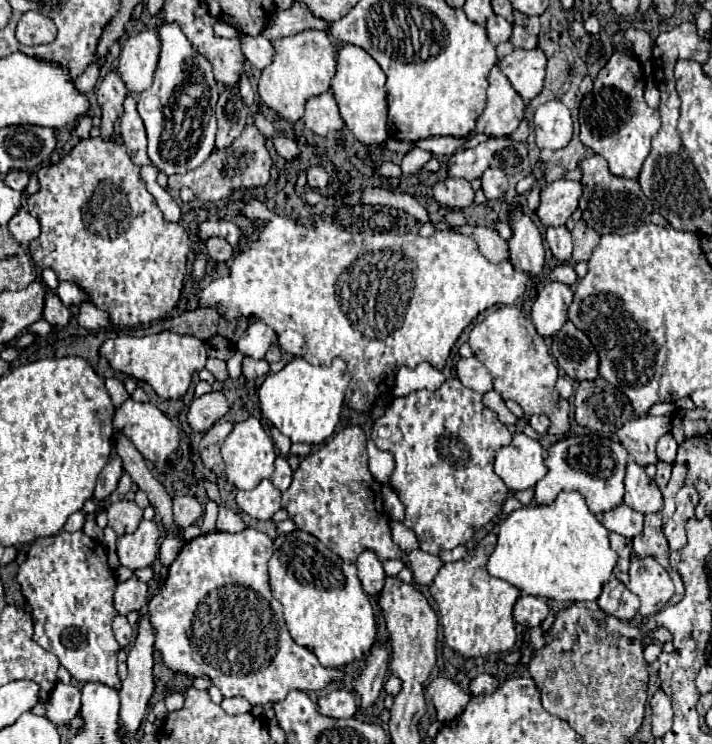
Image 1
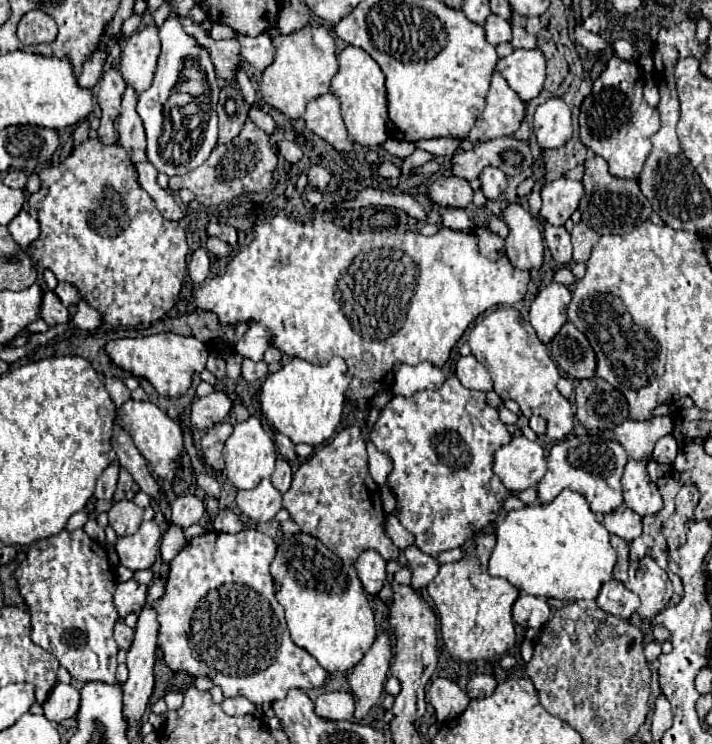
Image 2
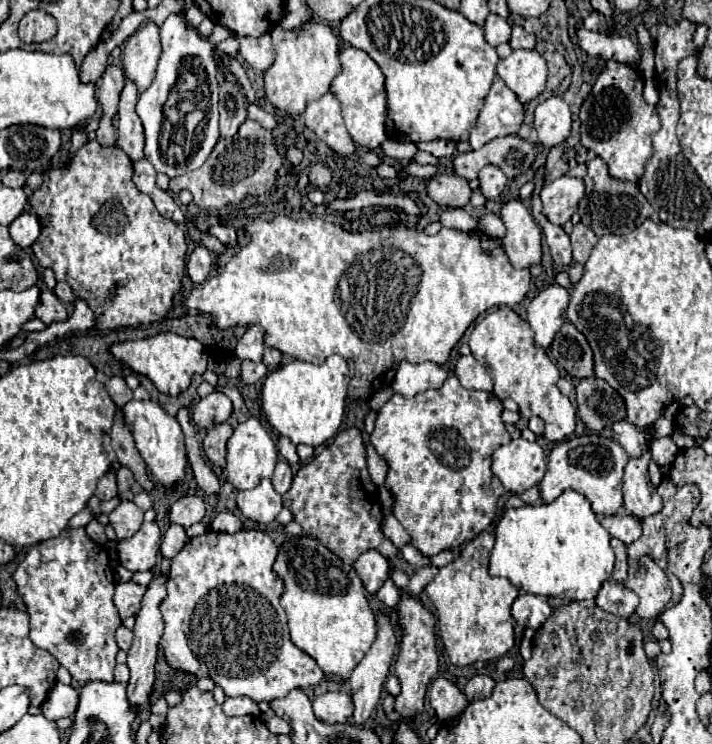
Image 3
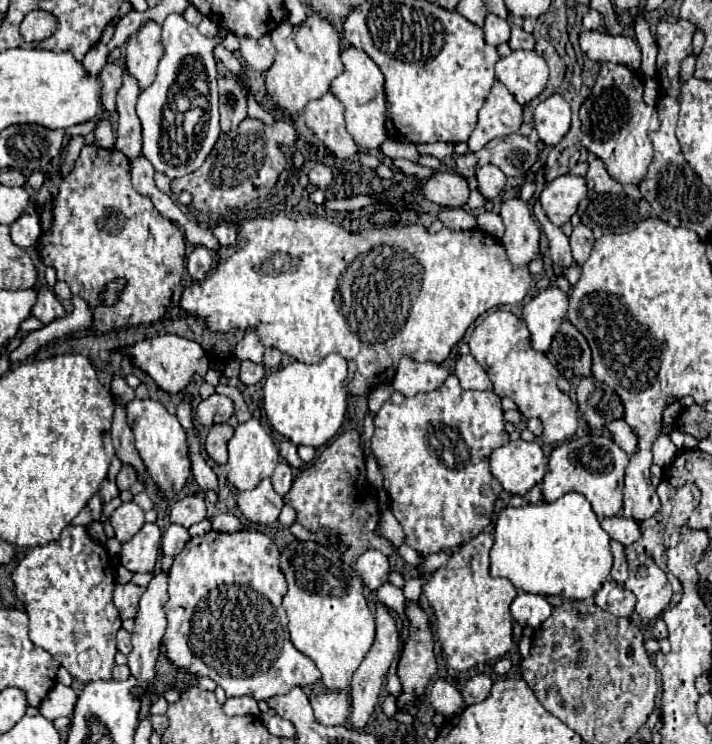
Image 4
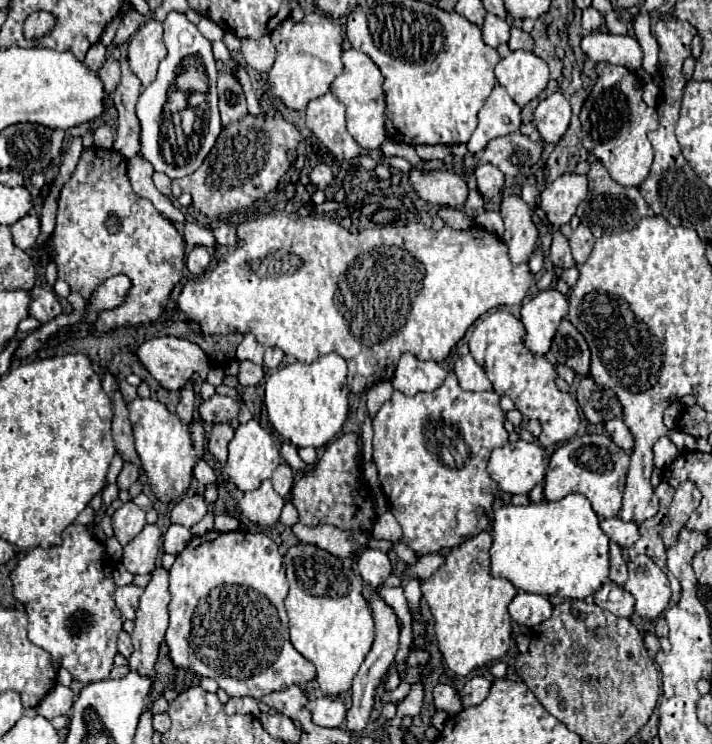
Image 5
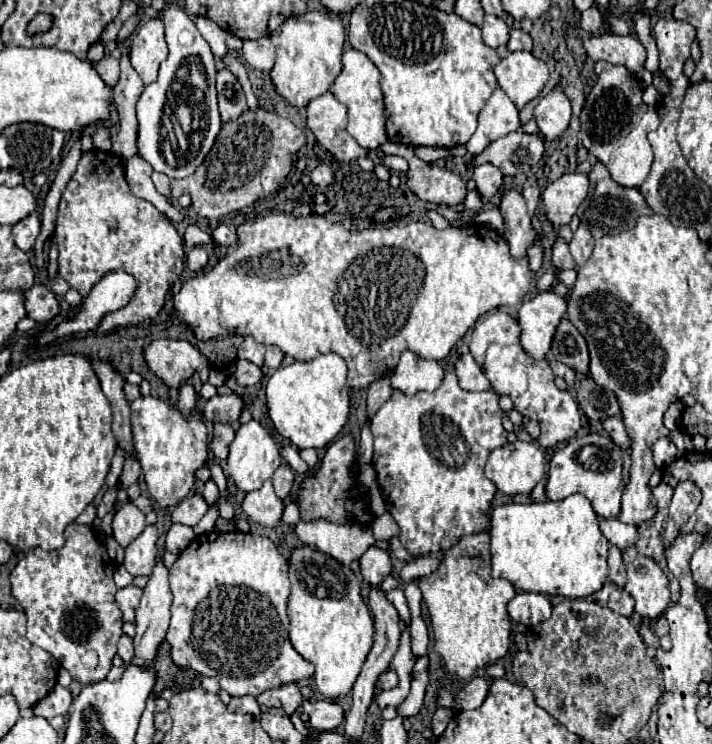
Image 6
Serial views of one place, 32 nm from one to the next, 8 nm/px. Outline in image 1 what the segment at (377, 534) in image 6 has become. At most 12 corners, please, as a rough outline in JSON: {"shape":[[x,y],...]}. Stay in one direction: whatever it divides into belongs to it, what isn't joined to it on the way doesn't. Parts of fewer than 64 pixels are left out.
{"shape":[[392,520],[392,540],[408,554],[416,550],[416,534]]}

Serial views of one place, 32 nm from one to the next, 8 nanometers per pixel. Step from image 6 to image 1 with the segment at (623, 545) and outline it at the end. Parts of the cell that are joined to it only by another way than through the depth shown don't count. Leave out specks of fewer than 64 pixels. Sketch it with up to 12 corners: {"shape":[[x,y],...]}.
{"shape":[[620,504],[602,514],[606,530],[634,538],[644,514]]}

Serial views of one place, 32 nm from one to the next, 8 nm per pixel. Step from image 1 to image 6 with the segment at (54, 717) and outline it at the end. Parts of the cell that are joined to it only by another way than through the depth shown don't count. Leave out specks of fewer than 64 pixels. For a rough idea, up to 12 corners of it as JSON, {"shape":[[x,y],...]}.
{"shape":[[60,684],[48,692],[34,714],[46,720],[68,714],[72,692]]}

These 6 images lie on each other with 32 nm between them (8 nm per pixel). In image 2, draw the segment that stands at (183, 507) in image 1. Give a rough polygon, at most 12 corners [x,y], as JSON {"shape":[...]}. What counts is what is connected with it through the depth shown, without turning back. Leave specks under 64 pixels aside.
{"shape":[[192,494],[172,502],[172,524],[196,524],[206,508]]}

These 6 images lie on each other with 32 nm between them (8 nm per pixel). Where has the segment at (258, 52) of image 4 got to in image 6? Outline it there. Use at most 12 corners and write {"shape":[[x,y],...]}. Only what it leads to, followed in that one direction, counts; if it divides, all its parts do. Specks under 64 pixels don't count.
{"shape":[[270,36],[244,40],[246,64],[256,70],[270,70],[276,48]]}

